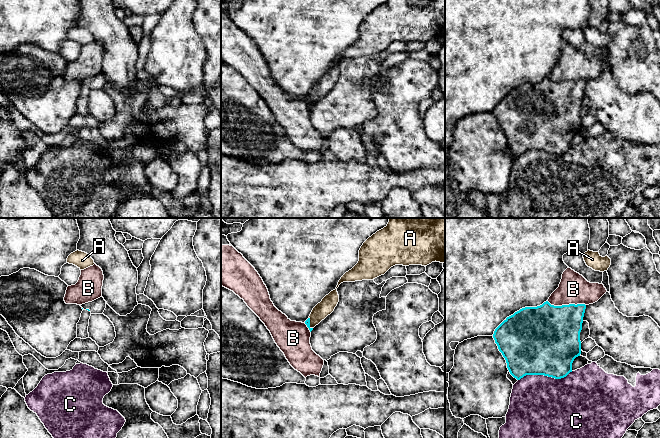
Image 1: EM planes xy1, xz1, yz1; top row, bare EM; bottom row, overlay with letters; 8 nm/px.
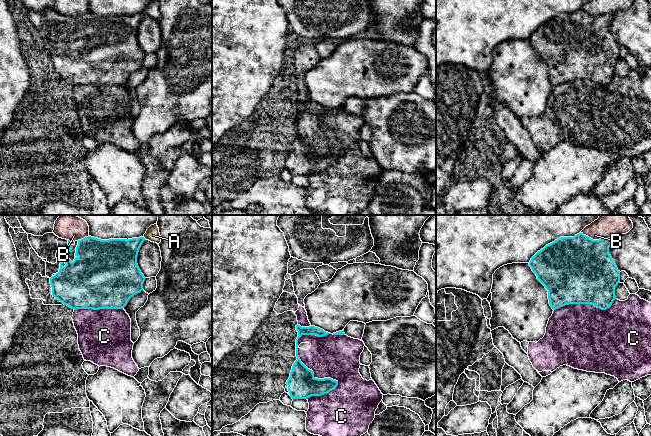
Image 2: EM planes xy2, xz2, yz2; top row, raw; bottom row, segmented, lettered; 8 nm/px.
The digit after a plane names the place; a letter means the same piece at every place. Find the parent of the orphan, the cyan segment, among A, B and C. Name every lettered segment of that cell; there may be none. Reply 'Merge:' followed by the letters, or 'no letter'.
Merge: no letter

